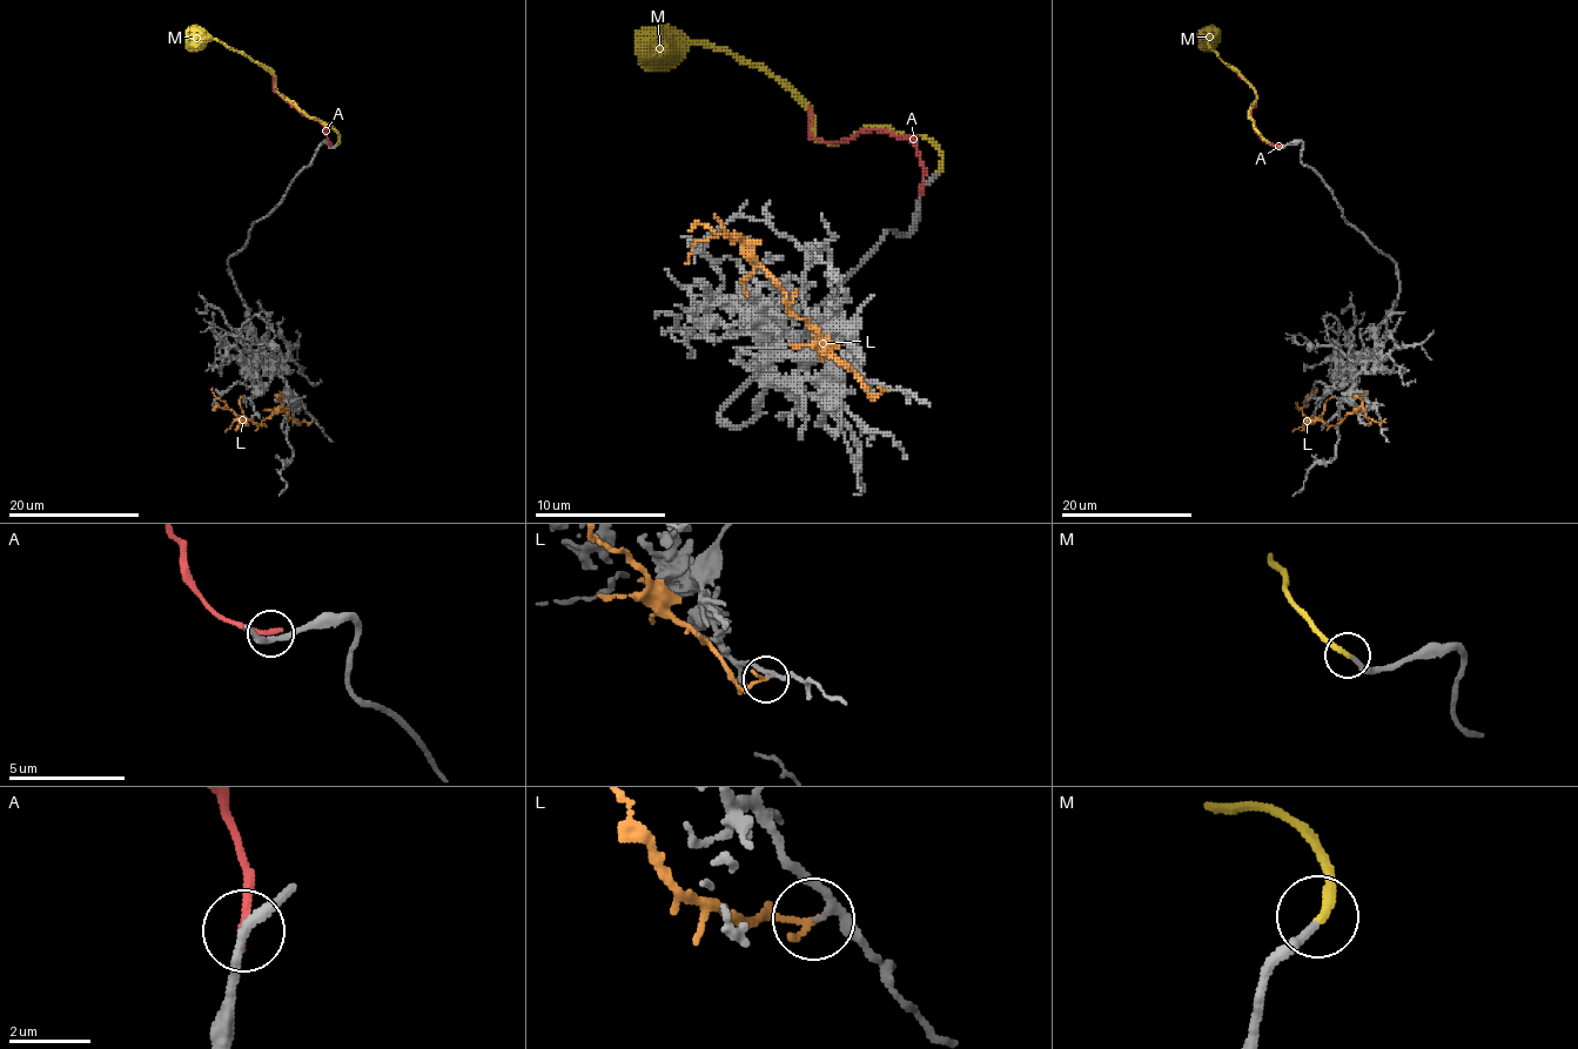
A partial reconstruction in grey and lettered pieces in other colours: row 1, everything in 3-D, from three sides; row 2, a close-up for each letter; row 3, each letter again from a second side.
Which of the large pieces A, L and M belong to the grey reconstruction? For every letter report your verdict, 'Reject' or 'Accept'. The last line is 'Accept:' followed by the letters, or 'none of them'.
A: Reject
L: Reject
M: Accept
Accept: M

